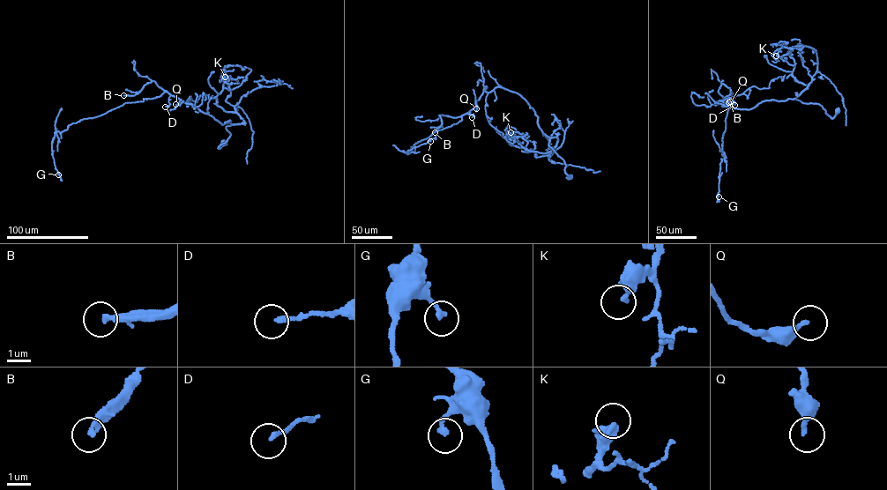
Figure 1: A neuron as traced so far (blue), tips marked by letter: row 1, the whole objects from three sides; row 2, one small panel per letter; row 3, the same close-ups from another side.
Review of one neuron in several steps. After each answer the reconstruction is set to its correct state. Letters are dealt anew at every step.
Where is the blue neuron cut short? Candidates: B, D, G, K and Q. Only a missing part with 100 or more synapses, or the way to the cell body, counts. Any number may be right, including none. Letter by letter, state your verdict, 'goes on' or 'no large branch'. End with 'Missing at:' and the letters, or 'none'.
B: goes on
D: no large branch
G: no large branch
K: no large branch
Q: no large branch
Missing at: B

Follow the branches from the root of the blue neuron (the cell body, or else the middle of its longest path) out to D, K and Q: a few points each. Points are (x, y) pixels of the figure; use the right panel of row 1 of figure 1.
D: (838, 111), (831, 118), (818, 104), (795, 99), (765, 100), (749, 109), (715, 105), (731, 93), (734, 105)
K: (838, 111), (831, 118), (818, 104), (796, 100), (809, 84), (793, 76), (793, 59), (785, 45), (776, 55)
Q: (838, 111), (831, 118), (818, 104), (795, 99), (765, 100), (749, 109), (715, 105), (725, 98), (730, 101)

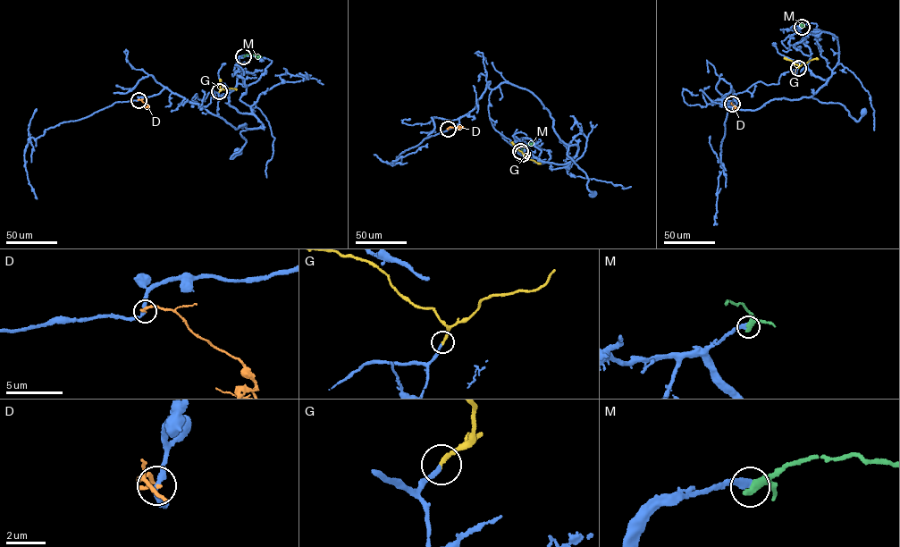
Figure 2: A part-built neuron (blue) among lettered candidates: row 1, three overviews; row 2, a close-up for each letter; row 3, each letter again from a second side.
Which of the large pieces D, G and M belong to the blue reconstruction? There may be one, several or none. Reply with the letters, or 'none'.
G

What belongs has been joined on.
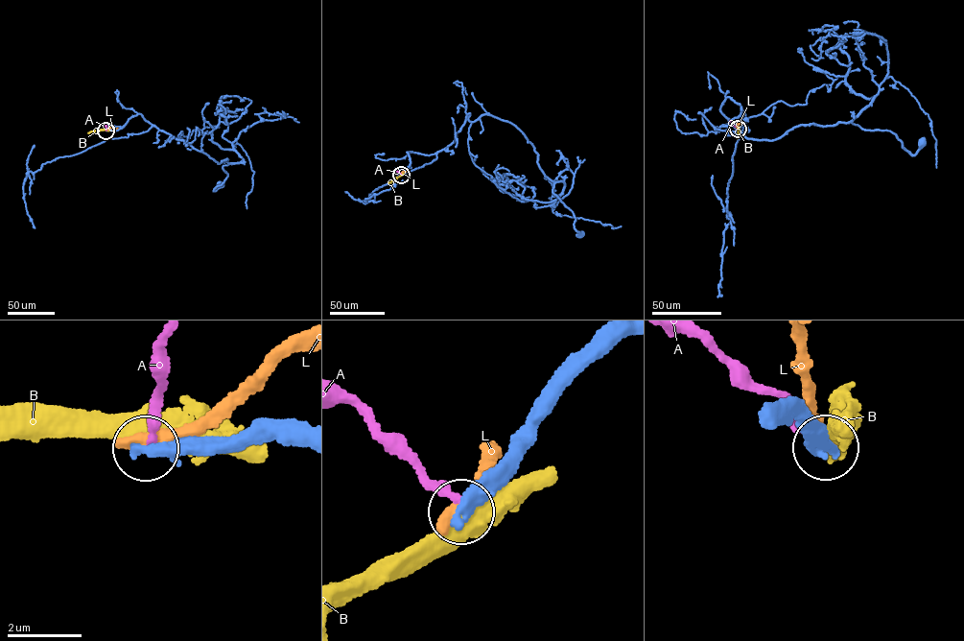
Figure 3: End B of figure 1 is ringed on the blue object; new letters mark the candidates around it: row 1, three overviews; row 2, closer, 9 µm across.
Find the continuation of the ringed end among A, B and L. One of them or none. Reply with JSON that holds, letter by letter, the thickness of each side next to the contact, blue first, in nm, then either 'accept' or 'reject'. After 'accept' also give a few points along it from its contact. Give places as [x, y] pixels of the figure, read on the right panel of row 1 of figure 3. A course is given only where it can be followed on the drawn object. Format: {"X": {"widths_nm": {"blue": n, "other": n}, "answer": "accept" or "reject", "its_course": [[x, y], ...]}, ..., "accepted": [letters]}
{"A": {"widths_nm": {"blue": 440, "other": 190}, "answer": "reject"}, "B": {"widths_nm": {"blue": 420, "other": 550}, "answer": "reject"}, "L": {"widths_nm": {"blue": 550, "other": 320}, "answer": "reject"}, "accepted": []}

